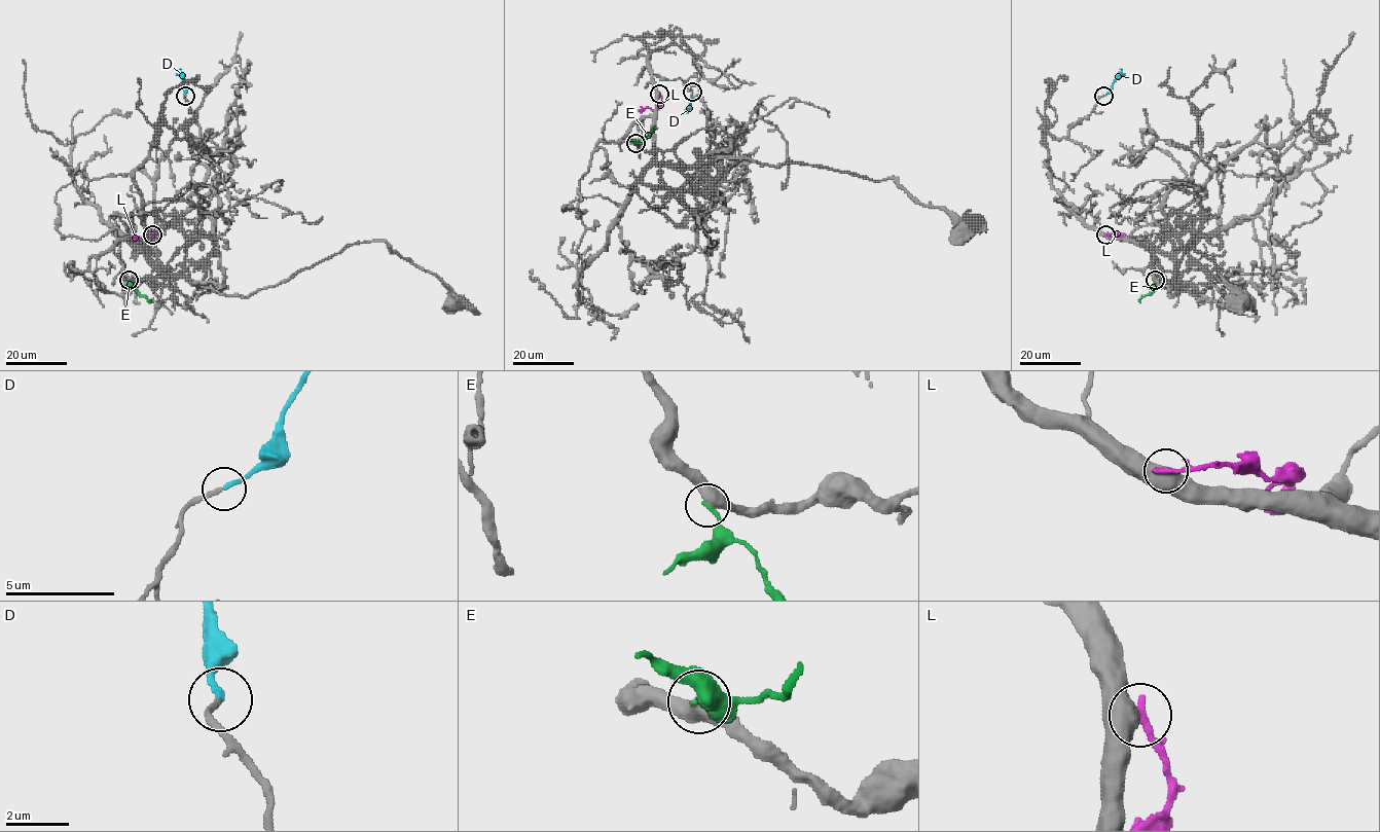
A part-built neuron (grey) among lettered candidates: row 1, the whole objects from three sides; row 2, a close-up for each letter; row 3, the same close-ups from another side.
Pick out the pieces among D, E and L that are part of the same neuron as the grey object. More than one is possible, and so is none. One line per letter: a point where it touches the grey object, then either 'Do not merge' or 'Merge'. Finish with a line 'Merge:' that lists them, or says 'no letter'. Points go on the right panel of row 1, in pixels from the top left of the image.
D: Touches grey at (1103, 96). Merge
E: Touches grey at (1155, 280). Do not merge
L: Touches grey at (1105, 234). Do not merge
Merge: D

